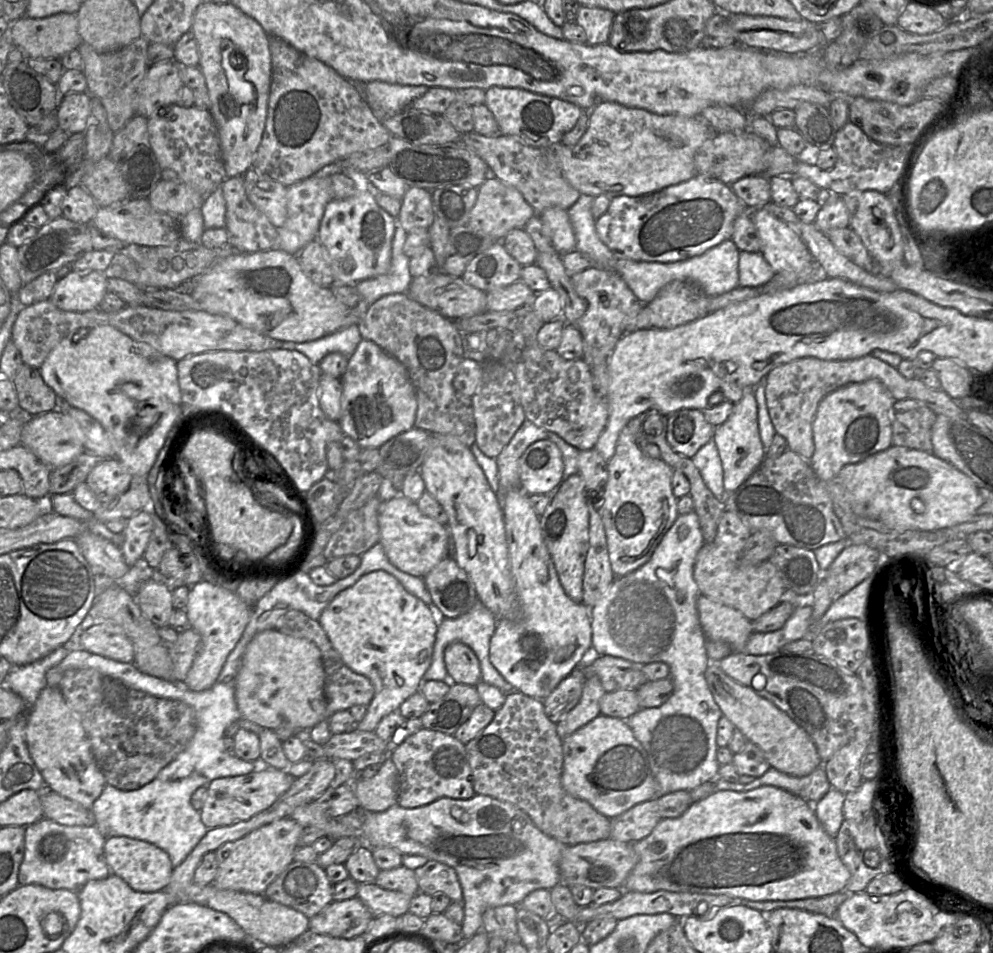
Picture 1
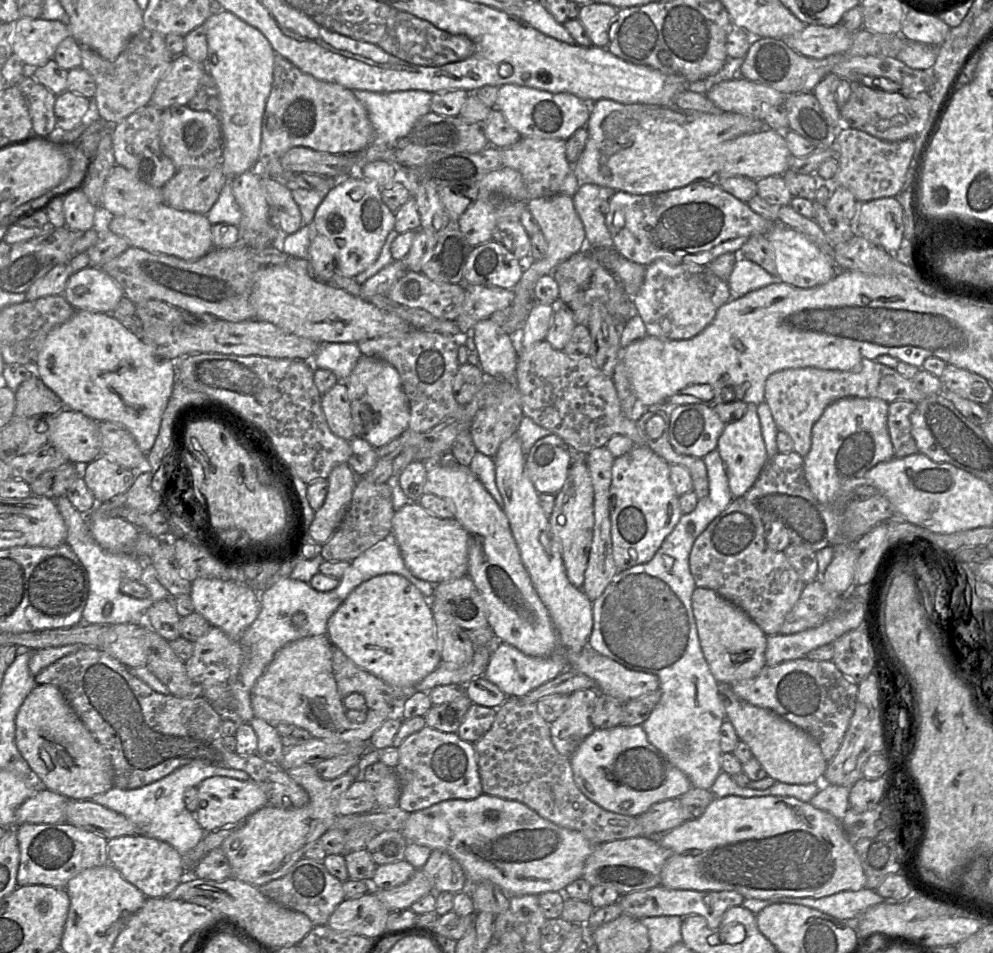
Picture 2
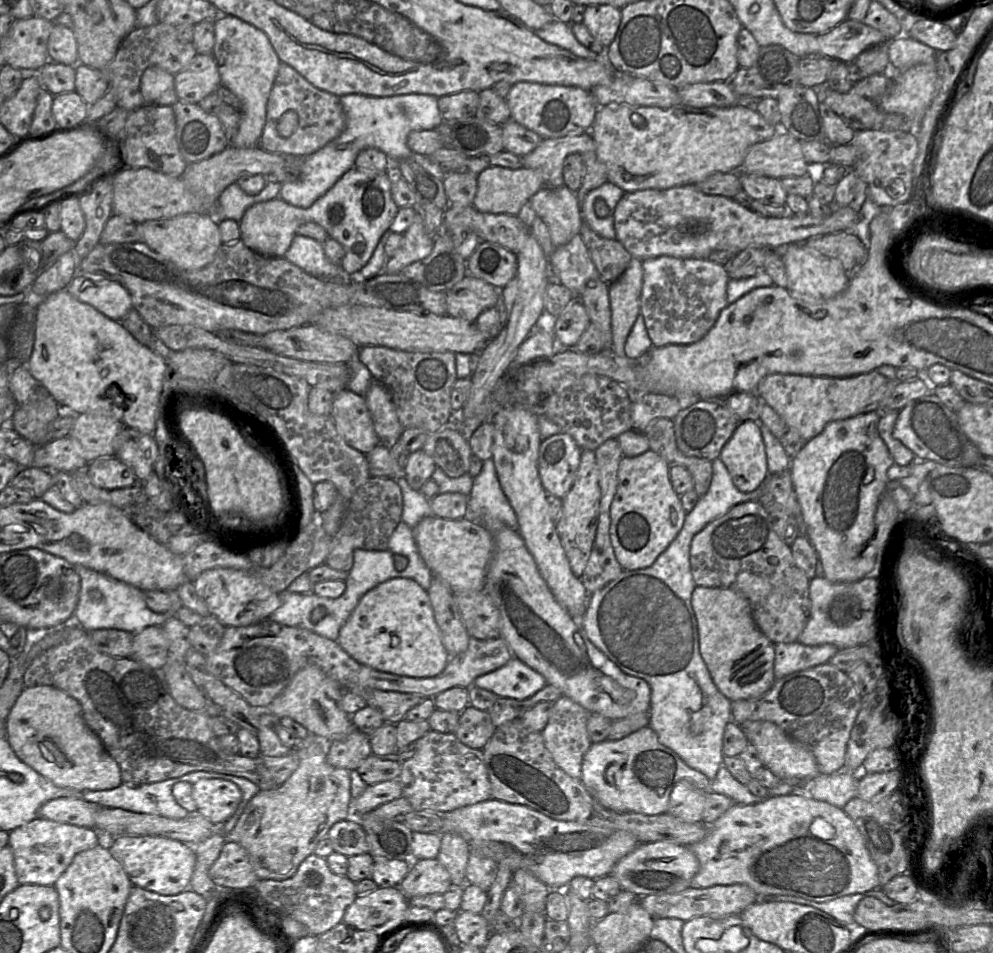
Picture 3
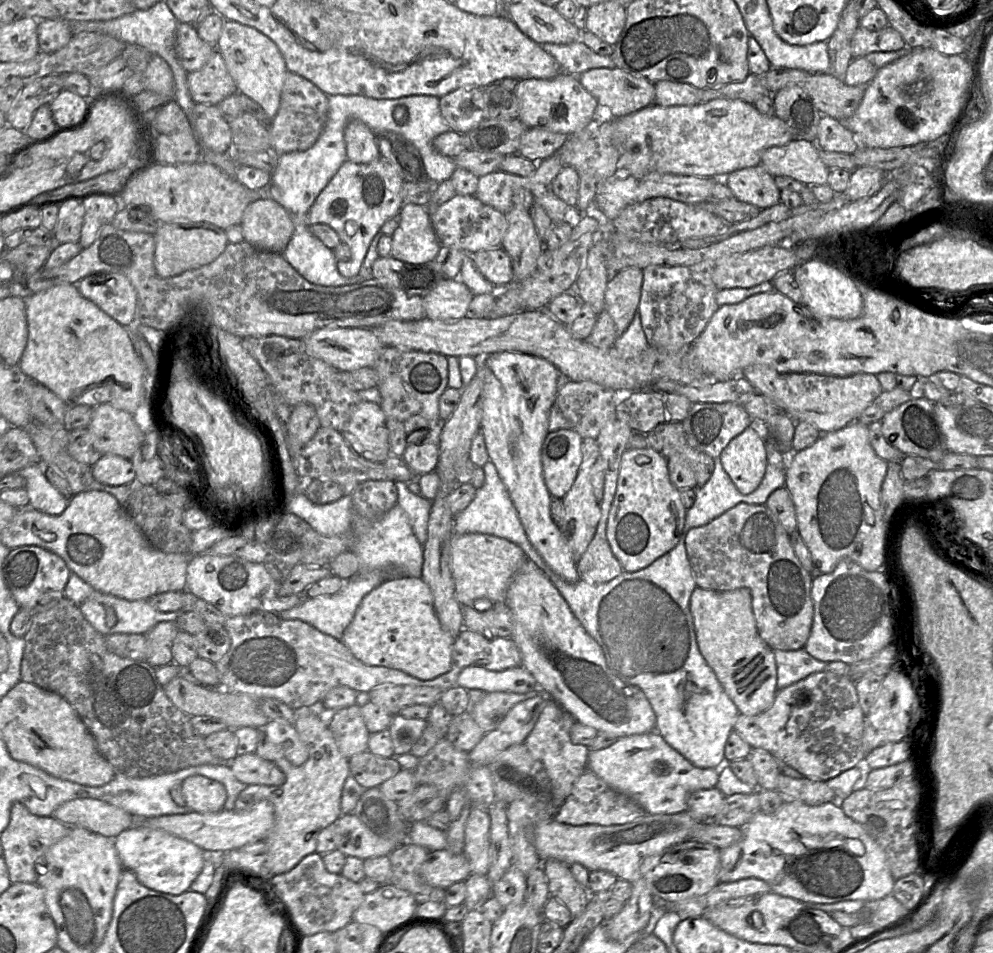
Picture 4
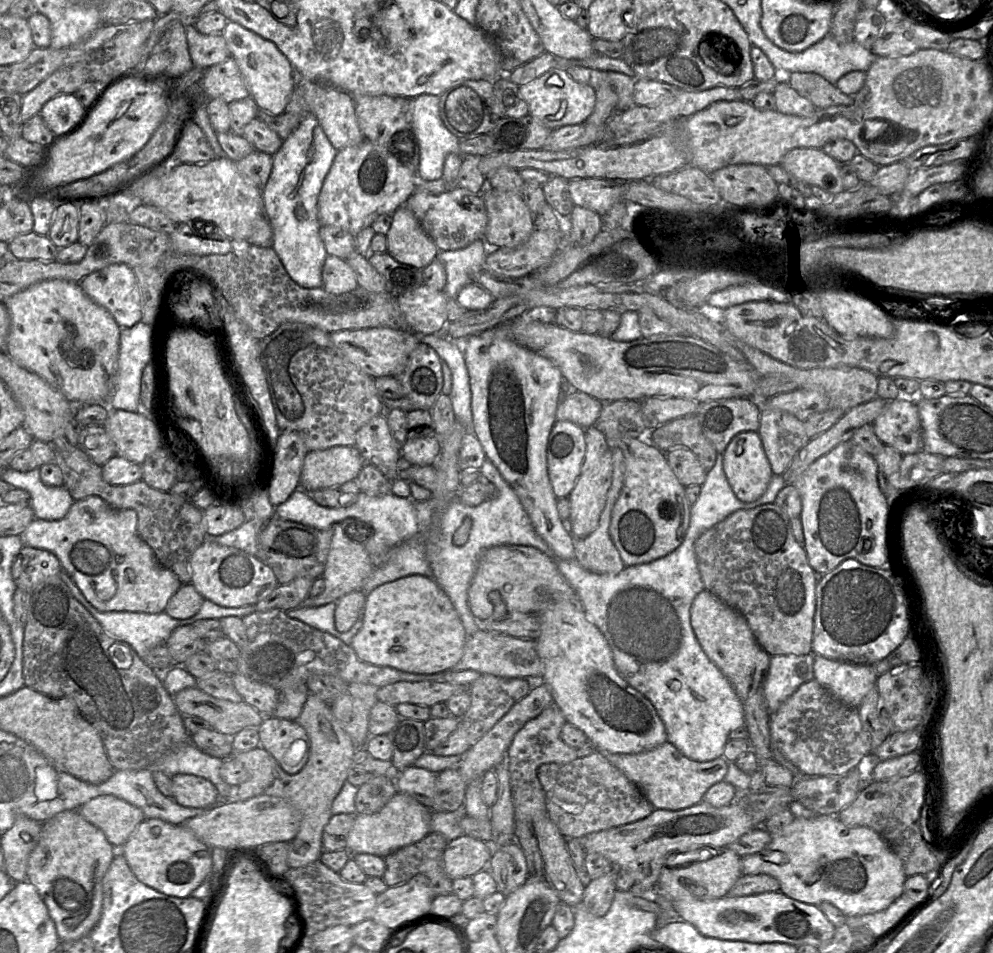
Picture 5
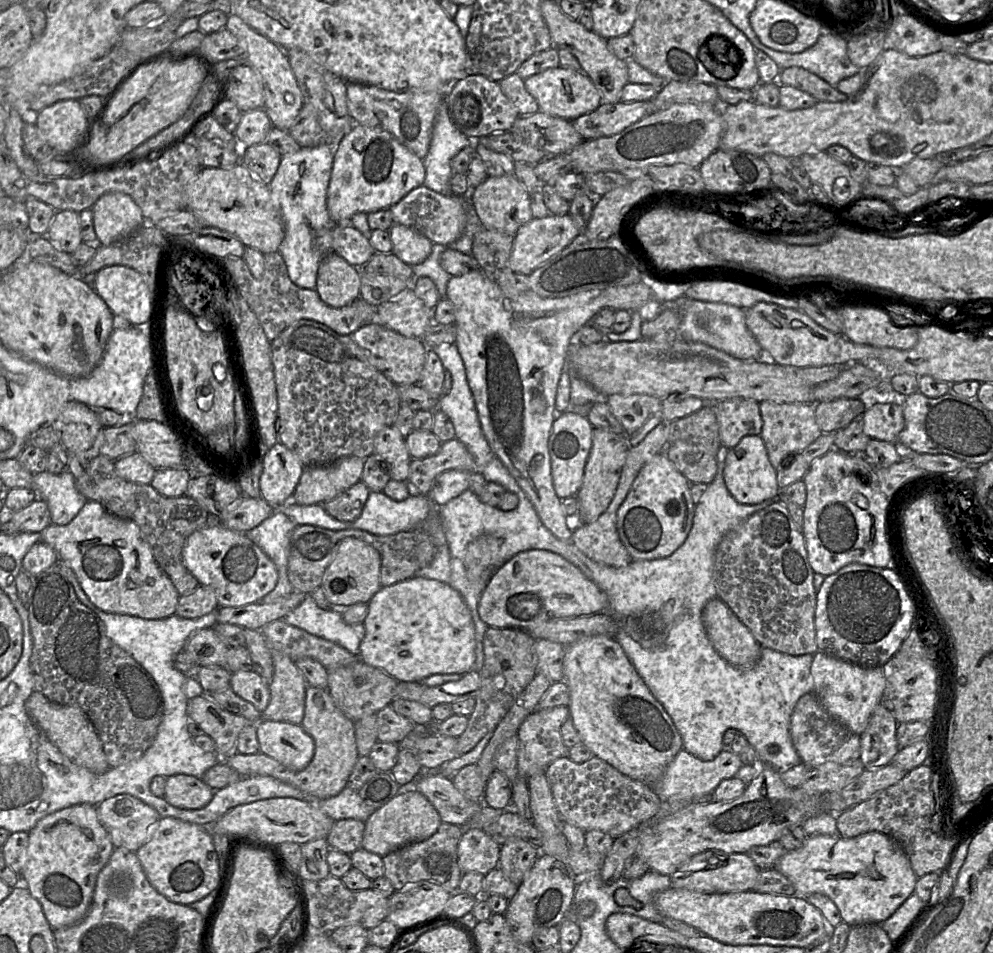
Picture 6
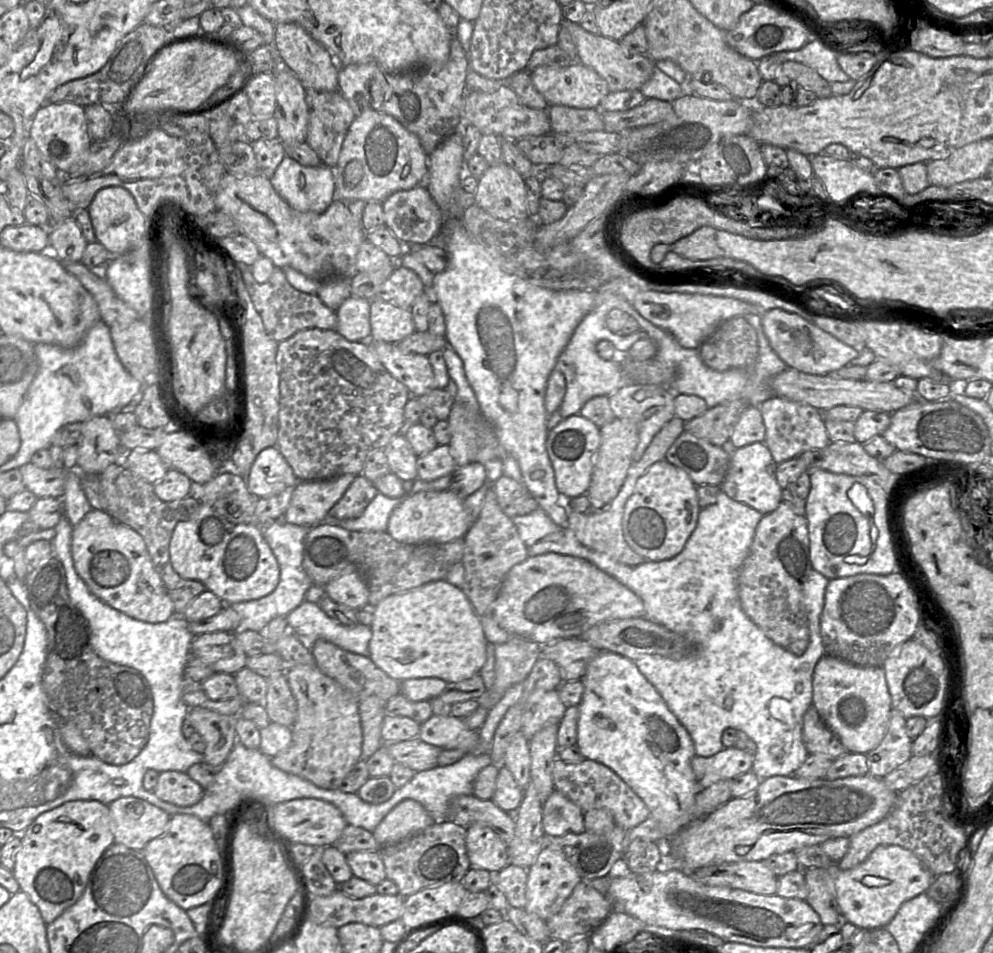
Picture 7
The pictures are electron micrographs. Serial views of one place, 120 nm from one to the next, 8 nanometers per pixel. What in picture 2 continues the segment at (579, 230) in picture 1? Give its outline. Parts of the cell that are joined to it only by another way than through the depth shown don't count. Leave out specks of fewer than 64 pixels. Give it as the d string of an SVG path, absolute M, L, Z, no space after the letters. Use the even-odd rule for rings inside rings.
M582 182L572 197L575 210L580 217L585 234L586 246L611 249L612 237L605 223L605 215L600 210L603 201L609 201L616 191L591 182Z

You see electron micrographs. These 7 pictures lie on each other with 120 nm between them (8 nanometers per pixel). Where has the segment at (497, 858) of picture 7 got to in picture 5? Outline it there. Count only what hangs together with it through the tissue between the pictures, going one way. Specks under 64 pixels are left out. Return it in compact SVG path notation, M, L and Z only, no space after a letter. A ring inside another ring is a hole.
M462 835L450 841L445 849L445 871L452 880L473 876L488 868L493 851L491 844L469 835Z

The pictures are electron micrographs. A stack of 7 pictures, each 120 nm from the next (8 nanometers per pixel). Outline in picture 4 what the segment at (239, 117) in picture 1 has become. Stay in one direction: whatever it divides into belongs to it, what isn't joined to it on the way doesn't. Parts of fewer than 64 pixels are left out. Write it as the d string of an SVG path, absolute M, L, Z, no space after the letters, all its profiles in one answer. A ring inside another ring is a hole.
M224 20L216 50L222 55L237 91L256 101L273 119L280 105L281 91L288 73L284 58L275 43L253 27Z

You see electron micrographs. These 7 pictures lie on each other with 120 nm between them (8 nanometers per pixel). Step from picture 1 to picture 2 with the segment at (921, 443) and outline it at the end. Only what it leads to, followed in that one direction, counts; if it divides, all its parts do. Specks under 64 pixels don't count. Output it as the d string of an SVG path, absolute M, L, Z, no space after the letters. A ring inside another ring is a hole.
M895 401L888 405L887 428L896 458L919 453L911 434L911 415L916 407L917 403L910 401Z

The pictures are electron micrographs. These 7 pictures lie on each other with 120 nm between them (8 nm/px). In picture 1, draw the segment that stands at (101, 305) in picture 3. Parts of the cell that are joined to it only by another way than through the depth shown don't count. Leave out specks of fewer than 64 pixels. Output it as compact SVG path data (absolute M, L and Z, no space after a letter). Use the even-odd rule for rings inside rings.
M72 270L58 279L49 299L61 310L83 312L99 307L107 291L104 273Z

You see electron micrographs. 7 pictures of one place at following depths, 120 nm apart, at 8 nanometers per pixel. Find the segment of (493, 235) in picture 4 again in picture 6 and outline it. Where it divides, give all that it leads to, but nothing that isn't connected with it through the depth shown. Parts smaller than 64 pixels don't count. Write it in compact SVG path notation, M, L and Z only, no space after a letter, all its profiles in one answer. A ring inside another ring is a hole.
M421 185L392 205L389 211L394 223L413 229L433 244L447 245L456 241L463 233L468 208L462 196L443 195Z

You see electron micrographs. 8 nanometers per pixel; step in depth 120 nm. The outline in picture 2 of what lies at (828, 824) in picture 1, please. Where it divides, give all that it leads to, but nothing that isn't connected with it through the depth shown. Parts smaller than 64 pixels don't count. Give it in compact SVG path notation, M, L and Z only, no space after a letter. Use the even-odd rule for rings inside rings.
M824 775L815 783L819 791L809 803L842 821L849 808L850 787L826 784Z

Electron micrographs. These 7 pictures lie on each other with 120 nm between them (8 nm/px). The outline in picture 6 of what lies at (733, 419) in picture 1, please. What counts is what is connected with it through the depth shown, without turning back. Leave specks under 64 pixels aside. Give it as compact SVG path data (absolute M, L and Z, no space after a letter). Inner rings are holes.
M760 435L744 436L735 447L729 448L724 463L724 481L730 494L741 504L759 504L779 495L777 471L770 463Z

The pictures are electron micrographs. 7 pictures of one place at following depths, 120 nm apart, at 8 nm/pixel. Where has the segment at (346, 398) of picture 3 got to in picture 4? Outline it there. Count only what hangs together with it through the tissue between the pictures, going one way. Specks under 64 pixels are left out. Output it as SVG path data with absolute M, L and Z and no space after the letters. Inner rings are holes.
M361 401L341 433L354 452L369 461L383 463L391 455L386 420L379 404Z

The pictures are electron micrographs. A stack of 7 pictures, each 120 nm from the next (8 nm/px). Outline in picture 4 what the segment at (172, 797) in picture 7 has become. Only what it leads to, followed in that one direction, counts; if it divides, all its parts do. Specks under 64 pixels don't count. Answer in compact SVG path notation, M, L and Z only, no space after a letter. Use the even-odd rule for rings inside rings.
M193 775L181 782L186 807L198 813L214 813L223 809L227 792L217 780Z

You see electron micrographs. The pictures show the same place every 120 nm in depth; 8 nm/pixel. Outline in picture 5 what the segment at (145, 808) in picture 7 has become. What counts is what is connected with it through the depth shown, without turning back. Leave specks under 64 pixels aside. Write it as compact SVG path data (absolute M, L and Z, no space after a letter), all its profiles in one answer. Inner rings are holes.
M100 795L90 799L78 811L88 822L102 830L107 840L116 849L121 848L137 826L146 819L140 808L114 795Z

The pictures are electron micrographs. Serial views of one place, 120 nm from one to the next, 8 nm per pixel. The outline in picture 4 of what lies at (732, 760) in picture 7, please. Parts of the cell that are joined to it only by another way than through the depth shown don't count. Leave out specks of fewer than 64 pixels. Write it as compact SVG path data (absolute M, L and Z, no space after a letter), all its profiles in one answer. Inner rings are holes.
M656 731L619 738L601 750L589 751L587 769L616 791L627 796L647 814L676 814L687 810L687 798L698 790L714 788L718 782L718 769L698 768L669 746Z

